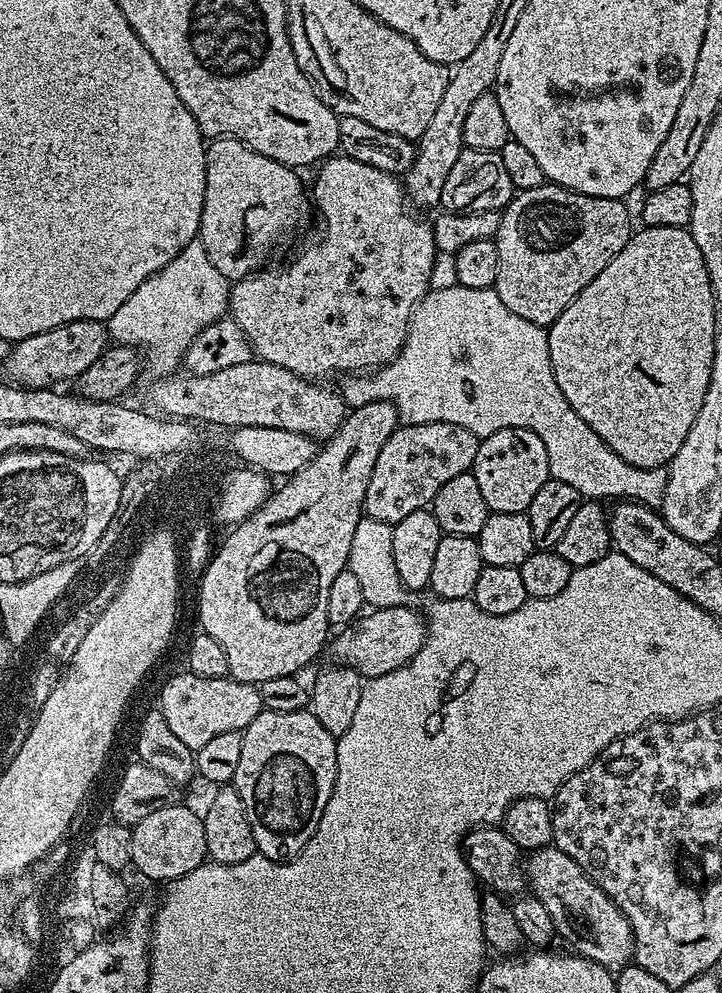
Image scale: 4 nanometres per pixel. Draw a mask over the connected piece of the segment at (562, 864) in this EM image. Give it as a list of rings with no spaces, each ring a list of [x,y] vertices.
[[[551,844],[531,853],[527,860],[524,869],[531,893],[546,906],[557,933],[574,946],[573,951],[577,955],[604,966],[614,974],[633,963],[634,941],[630,922],[568,854],[563,854]]]

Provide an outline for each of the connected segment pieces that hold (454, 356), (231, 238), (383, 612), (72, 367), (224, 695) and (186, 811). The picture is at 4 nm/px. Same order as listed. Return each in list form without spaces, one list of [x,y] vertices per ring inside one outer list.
[[[451,286],[452,288],[440,288],[429,291],[424,299],[416,306],[415,312],[412,313],[412,319],[408,321],[408,337],[402,346],[402,350],[389,364],[385,364],[383,368],[375,369],[371,374],[348,374],[343,377],[344,380],[338,384],[338,391],[344,397],[344,403],[349,409],[358,406],[366,406],[375,400],[388,400],[395,406],[397,414],[400,415],[401,421],[410,424],[429,424],[430,422],[446,422],[454,426],[462,426],[466,430],[470,430],[470,434],[478,437],[489,436],[503,428],[521,428],[522,430],[530,430],[534,434],[538,434],[538,438],[542,438],[542,446],[546,446],[546,458],[548,459],[548,474],[552,478],[576,478],[572,476],[585,476],[588,479],[588,488],[593,492],[593,497],[604,498],[600,496],[616,496],[612,498],[623,498],[625,500],[638,500],[648,505],[649,508],[659,509],[660,504],[664,501],[664,491],[666,490],[666,482],[668,481],[667,467],[662,468],[639,468],[638,466],[630,466],[630,462],[622,462],[622,458],[618,458],[618,454],[614,454],[614,450],[610,450],[610,446],[606,446],[606,442],[602,442],[602,438],[598,438],[598,434],[594,434],[594,430],[590,430],[590,426],[586,426],[586,422],[582,422],[582,418],[578,418],[578,414],[570,406],[570,402],[566,402],[566,394],[562,394],[562,390],[558,390],[558,382],[554,382],[554,370],[550,366],[550,346],[548,345],[547,331],[541,325],[534,322],[526,322],[526,318],[518,318],[518,314],[514,314],[506,306],[506,302],[502,302],[502,298],[498,298],[495,287],[491,288],[462,288],[459,286]]]
[[[234,138],[213,139],[204,157],[206,194],[198,238],[206,246],[206,254],[210,254],[210,262],[214,262],[218,274],[230,282],[244,280],[269,263],[272,240],[303,222],[308,208],[310,212],[310,196],[306,184],[296,177],[297,169],[274,162],[274,158],[250,150]]]
[[[409,606],[395,608],[377,608],[361,615],[351,626],[331,637],[330,652],[336,655],[335,663],[353,668],[361,677],[371,678],[390,674],[390,670],[398,670],[406,666],[418,654],[424,645],[426,620]]]
[[[79,320],[62,328],[46,330],[25,340],[13,343],[2,368],[8,371],[7,379],[21,388],[56,388],[63,380],[74,382],[110,347],[107,327],[99,320]]]
[[[181,670],[164,684],[160,692],[160,711],[166,718],[166,726],[186,746],[200,749],[210,739],[227,732],[243,733],[244,729],[258,718],[262,710],[260,689],[257,685],[233,680],[231,676],[222,678],[202,678],[198,674]]]
[[[169,802],[156,808],[146,818],[131,825],[131,867],[137,868],[148,880],[171,882],[198,870],[208,860],[204,818],[199,811],[184,804]]]

